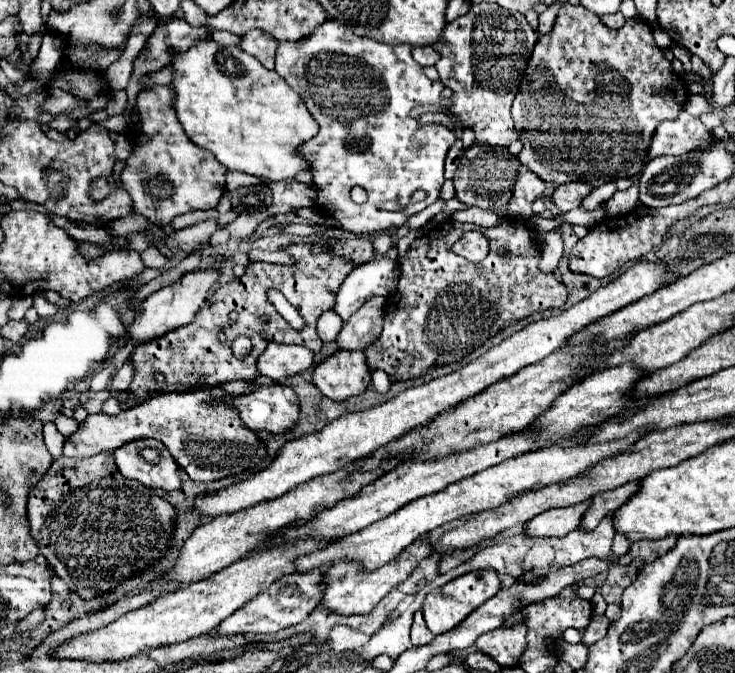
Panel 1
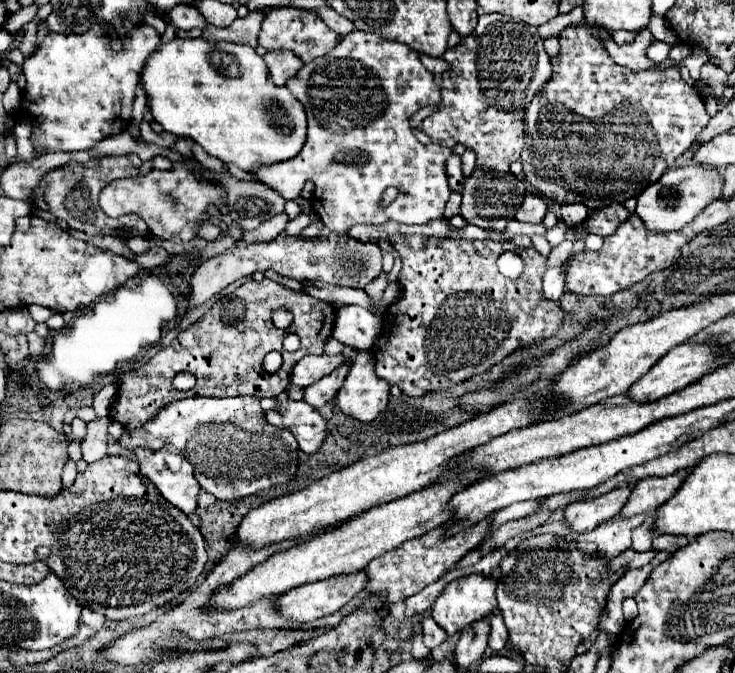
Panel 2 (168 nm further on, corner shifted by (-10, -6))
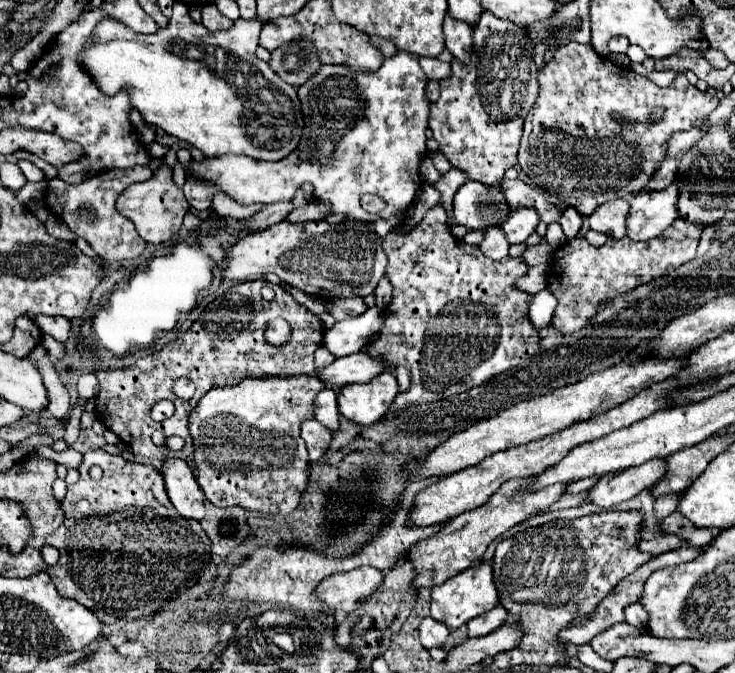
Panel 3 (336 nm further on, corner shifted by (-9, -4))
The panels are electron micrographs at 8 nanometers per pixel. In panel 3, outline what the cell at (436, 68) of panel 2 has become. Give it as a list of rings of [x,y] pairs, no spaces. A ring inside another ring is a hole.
[[[419,58],[419,64],[429,80],[443,80],[451,74],[451,64],[441,62],[437,58]]]

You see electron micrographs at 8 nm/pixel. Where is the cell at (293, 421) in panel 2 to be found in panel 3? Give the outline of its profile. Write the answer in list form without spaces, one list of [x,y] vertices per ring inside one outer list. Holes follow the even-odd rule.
[[[305,420],[303,422],[303,426],[301,426],[301,438],[307,444],[311,462],[317,462],[319,458],[323,458],[323,454],[331,446],[331,430],[327,430],[317,420]]]

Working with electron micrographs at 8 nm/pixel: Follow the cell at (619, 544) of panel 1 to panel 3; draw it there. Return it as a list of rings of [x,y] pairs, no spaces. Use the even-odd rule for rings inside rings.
[[[679,492],[679,494],[669,494],[669,496],[659,496],[659,498],[655,500],[655,512],[659,514],[659,520],[661,520],[663,516],[671,514],[671,512],[677,508],[681,494],[683,494],[683,492]]]

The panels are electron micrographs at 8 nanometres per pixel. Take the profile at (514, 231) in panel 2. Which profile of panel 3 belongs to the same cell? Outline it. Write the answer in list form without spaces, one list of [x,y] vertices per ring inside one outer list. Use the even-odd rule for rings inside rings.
[[[491,228],[491,230],[487,230],[483,242],[479,244],[479,250],[491,260],[501,260],[503,258],[503,246],[507,248],[507,240],[505,240],[501,228]]]

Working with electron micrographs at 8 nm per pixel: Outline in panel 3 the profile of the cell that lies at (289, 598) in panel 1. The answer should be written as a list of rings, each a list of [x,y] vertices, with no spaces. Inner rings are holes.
[[[355,568],[351,572],[333,574],[325,578],[319,588],[317,596],[333,610],[353,612],[357,610],[383,582],[383,572],[377,568]]]

